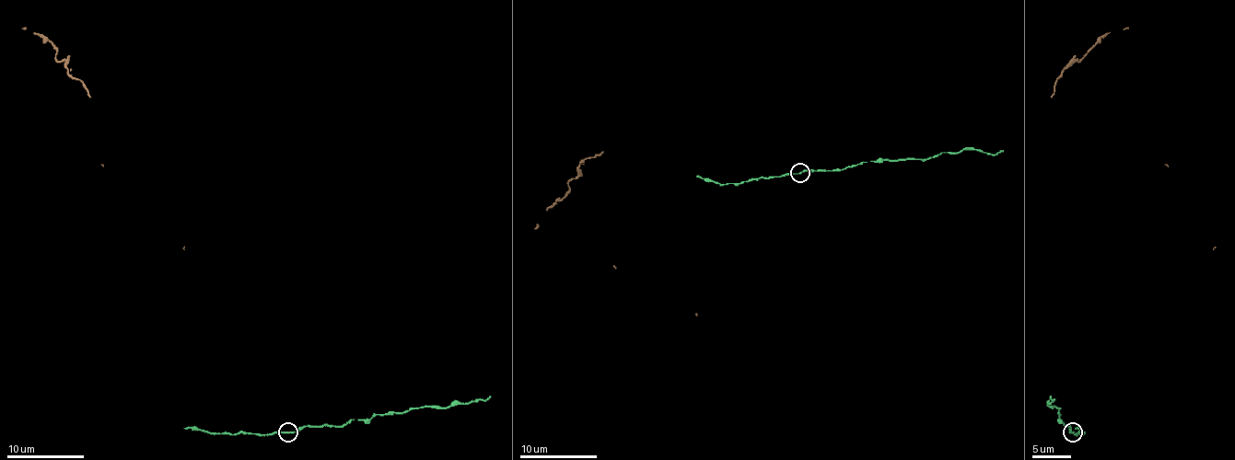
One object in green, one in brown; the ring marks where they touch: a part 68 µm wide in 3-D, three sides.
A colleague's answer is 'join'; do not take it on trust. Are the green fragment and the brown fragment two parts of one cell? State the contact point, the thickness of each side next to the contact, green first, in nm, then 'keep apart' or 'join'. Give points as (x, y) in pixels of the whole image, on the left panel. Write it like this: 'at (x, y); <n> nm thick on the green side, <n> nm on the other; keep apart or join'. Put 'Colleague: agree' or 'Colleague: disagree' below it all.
at (287, 431); 140 nm thick on the green side, 50 nm on the other; keep apart
Colleague: disagree

